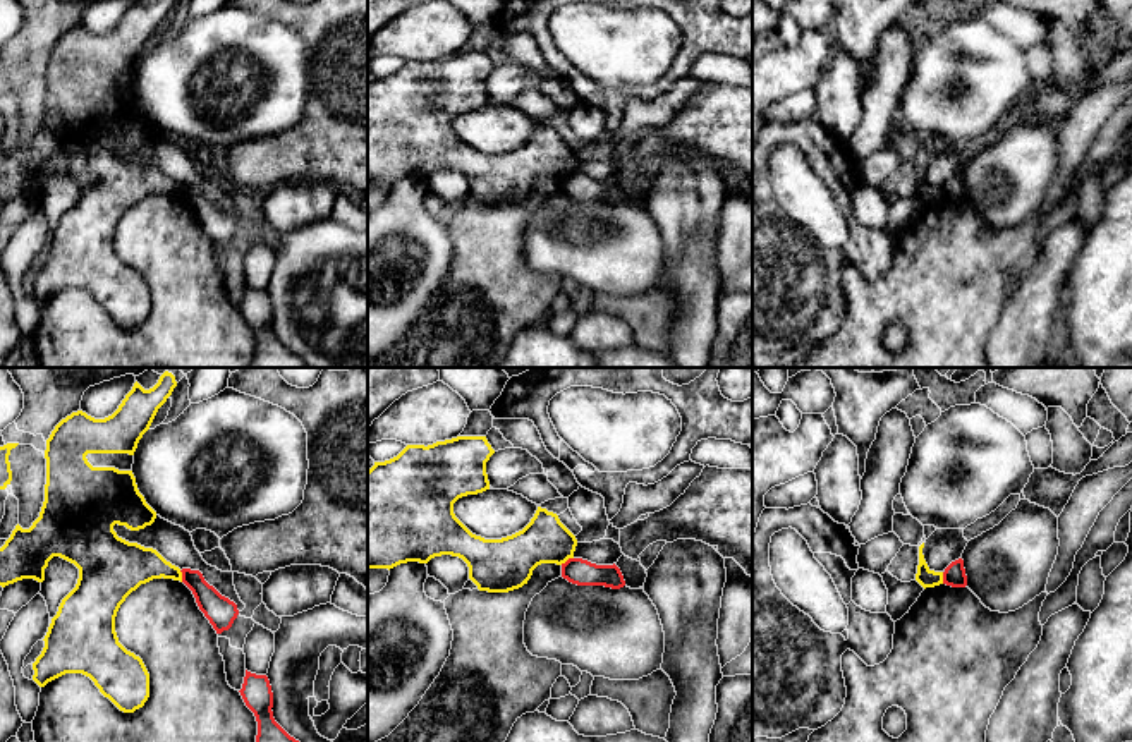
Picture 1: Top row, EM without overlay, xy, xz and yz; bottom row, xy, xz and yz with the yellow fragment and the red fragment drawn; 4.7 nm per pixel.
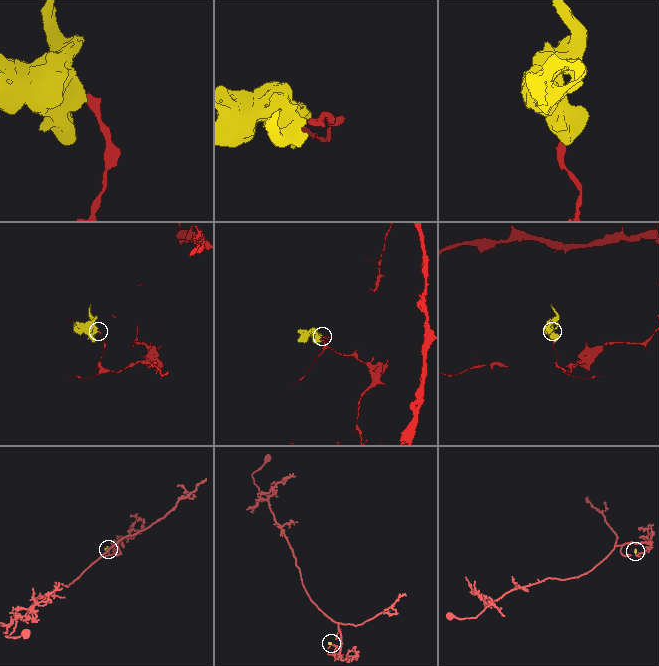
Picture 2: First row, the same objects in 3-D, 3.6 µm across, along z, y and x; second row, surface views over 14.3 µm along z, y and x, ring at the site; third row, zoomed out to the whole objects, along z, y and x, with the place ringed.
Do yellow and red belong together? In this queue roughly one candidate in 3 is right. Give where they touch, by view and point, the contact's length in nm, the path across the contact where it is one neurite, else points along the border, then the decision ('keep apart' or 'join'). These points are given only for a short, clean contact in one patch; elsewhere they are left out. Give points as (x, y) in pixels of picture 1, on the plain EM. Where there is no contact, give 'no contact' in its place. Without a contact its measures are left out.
meets yellow in xz at (566, 176); contact 70 nm long; border along xz (572, 172), (560, 179); keep apart

